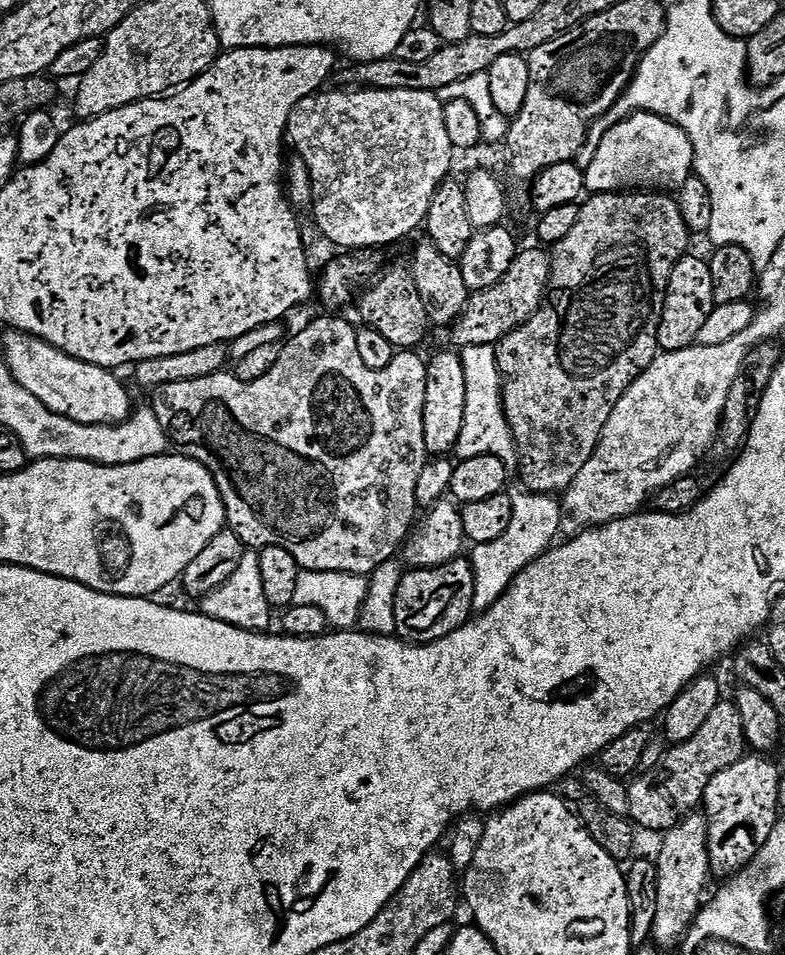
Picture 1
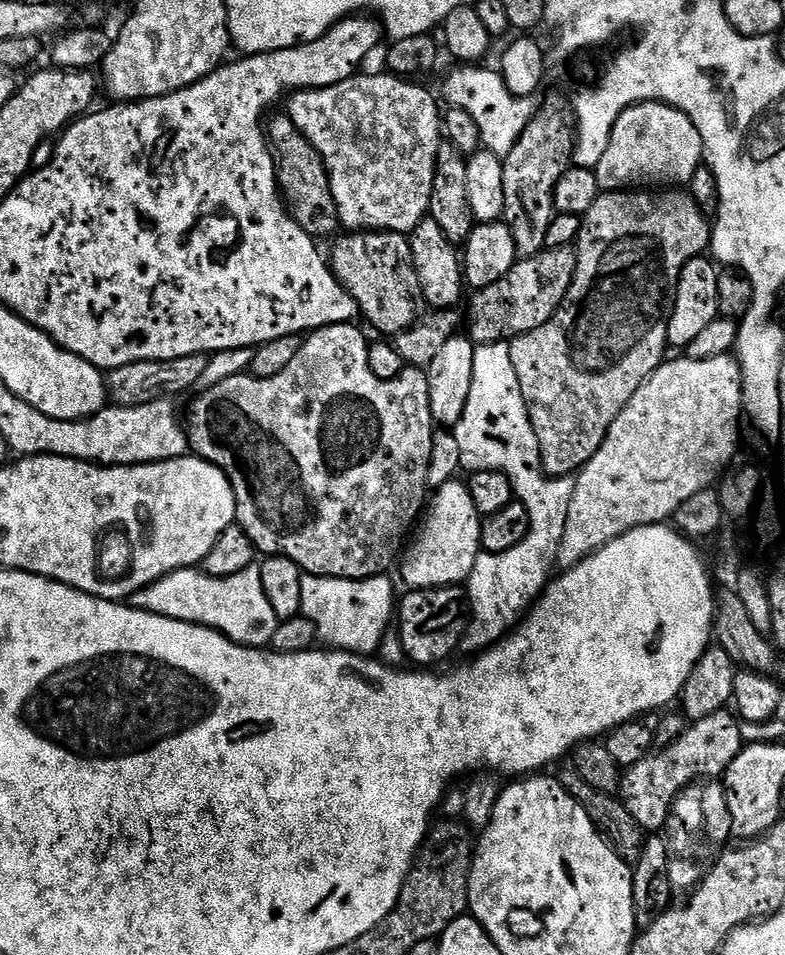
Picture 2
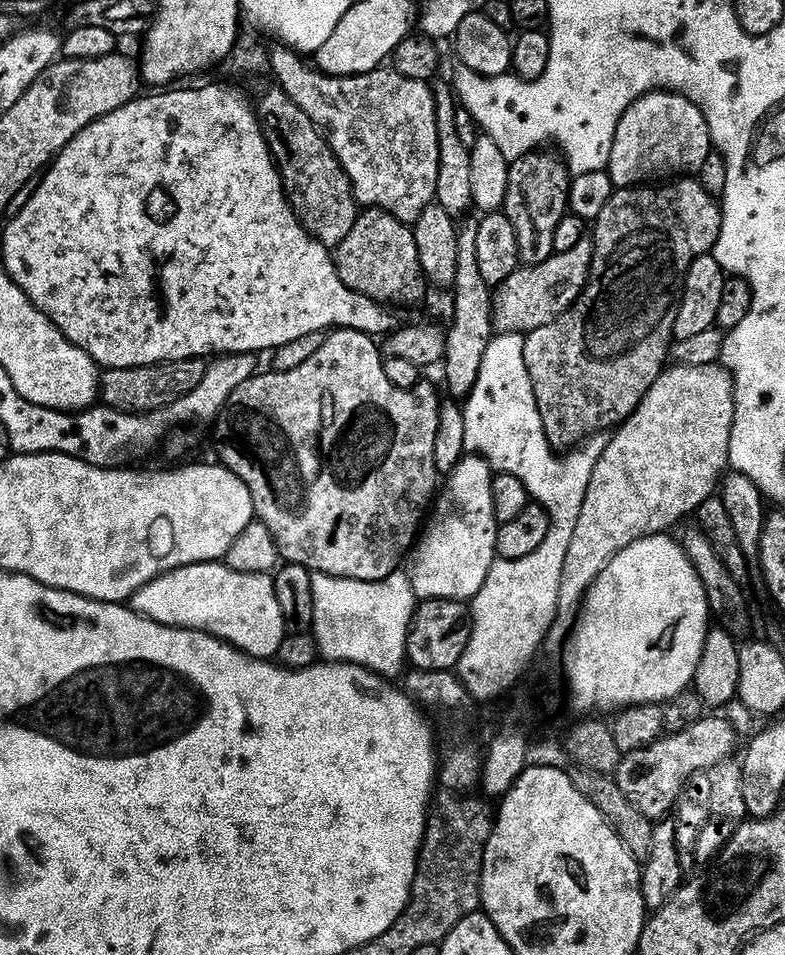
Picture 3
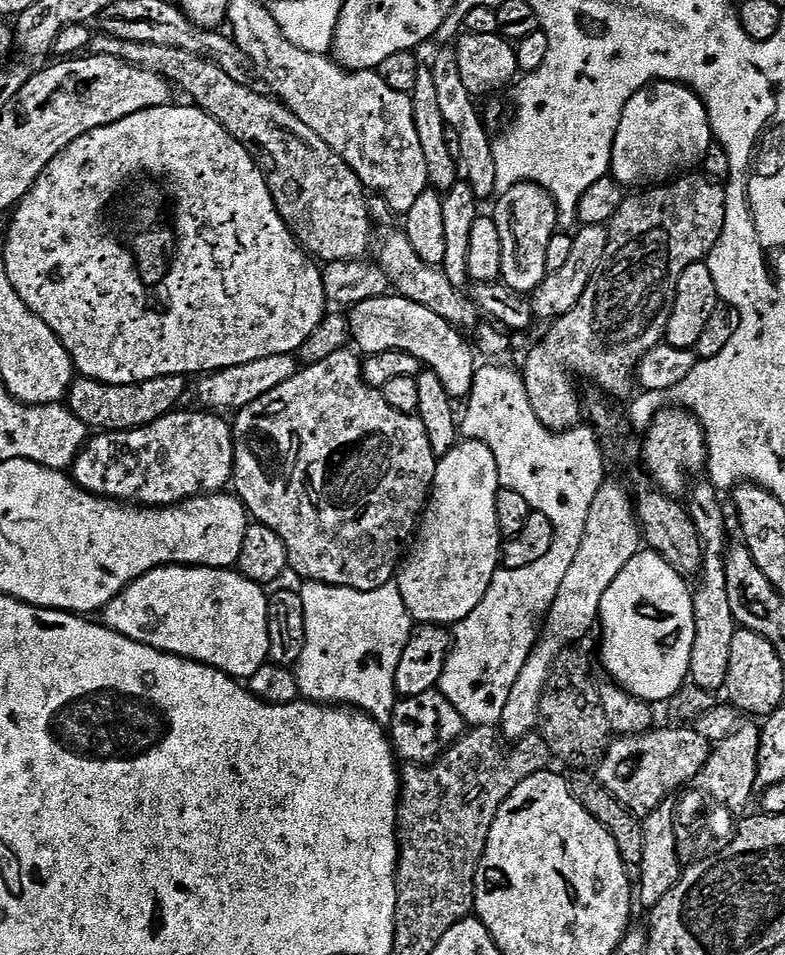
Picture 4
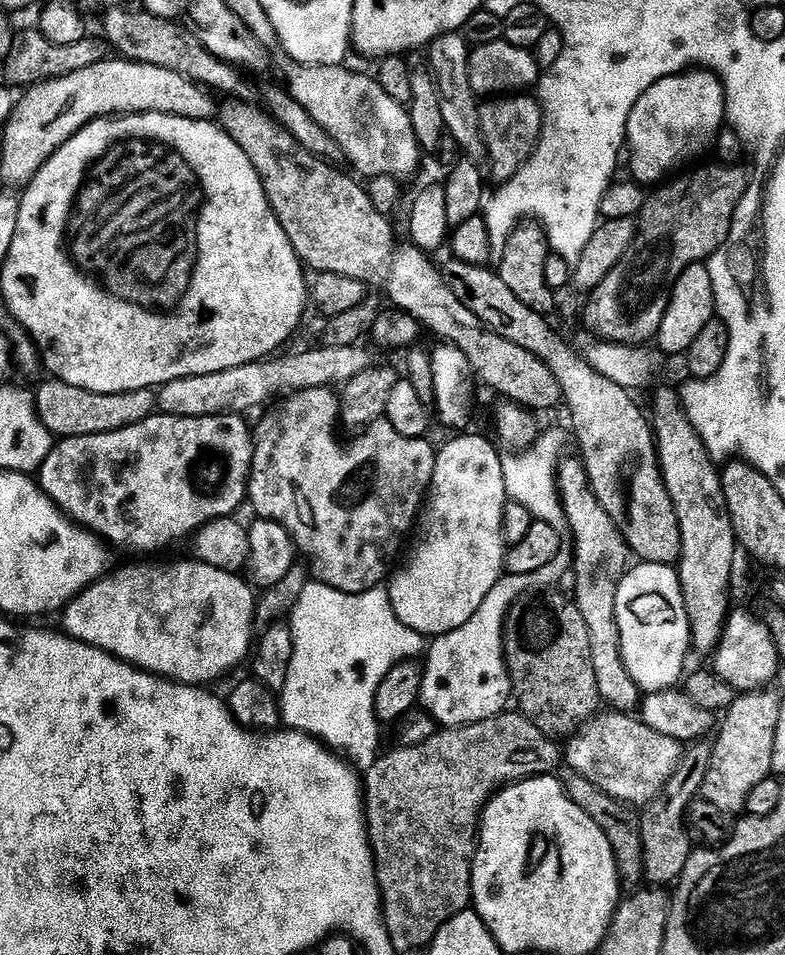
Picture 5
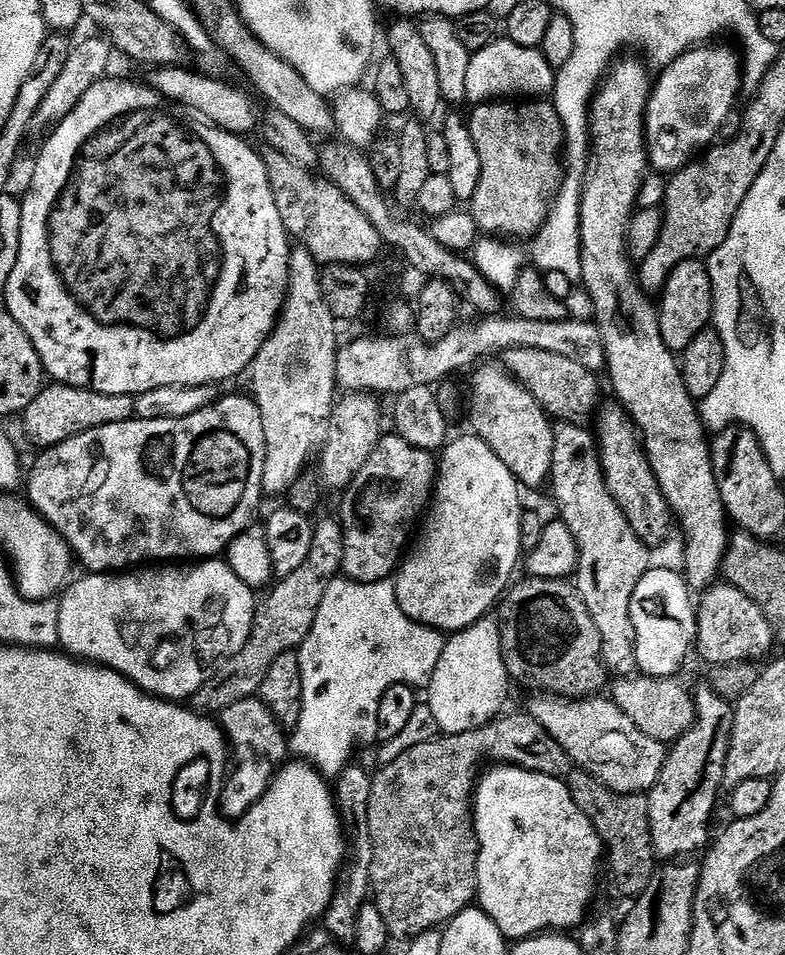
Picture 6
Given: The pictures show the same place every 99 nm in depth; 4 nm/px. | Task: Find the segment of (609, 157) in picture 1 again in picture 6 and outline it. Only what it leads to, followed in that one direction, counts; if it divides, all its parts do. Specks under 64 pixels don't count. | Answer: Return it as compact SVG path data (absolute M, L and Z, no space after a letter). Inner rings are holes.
M712 42L707 46L697 46L691 48L689 52L683 52L679 58L676 59L671 66L663 69L655 77L652 96L648 100L648 113L644 116L644 130L648 134L648 162L649 165L657 173L660 174L675 174L681 168L685 168L687 164L692 163L693 159L699 157L717 139L716 135L720 132L720 127L728 120L728 115L732 112L732 107L736 104L736 99L740 96L740 84L742 88L742 56L739 51L736 52L732 48L727 48L726 45L720 44L721 42Z

